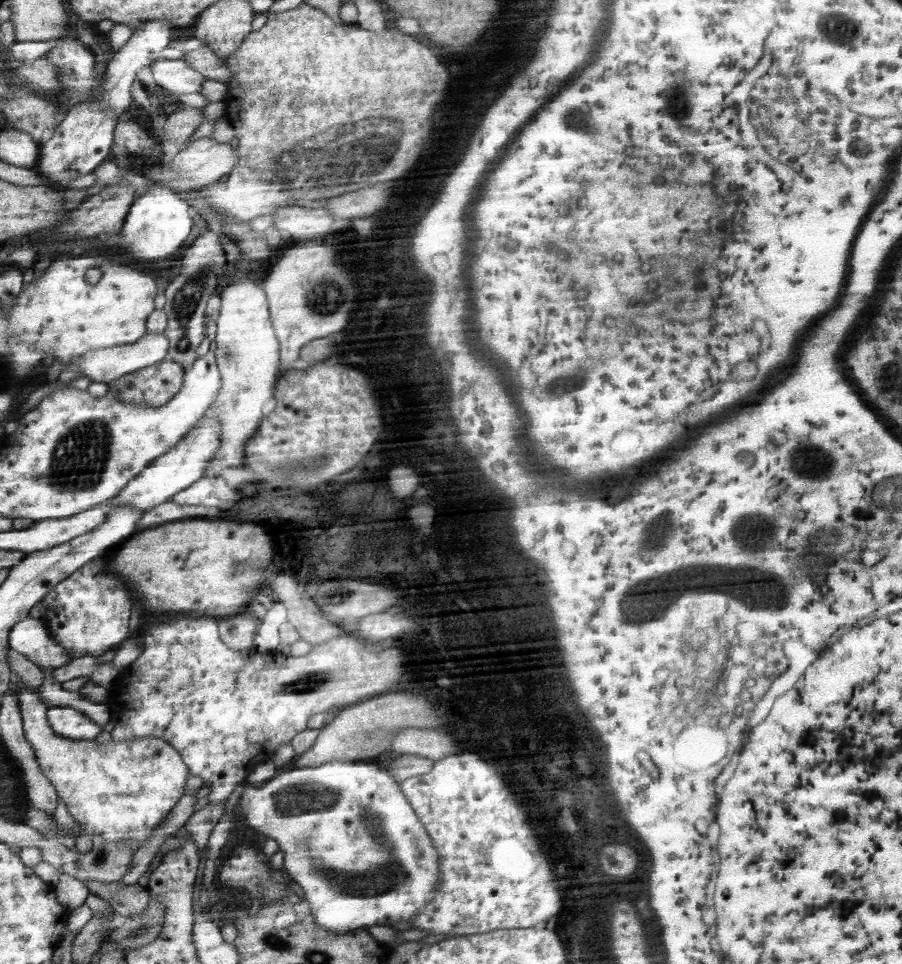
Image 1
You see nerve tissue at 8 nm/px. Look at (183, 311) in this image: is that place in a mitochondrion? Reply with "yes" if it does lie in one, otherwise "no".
yes

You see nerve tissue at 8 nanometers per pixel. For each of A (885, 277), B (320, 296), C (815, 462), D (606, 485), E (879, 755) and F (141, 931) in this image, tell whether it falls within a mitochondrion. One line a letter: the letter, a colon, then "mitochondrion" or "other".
A: other
B: mitochondrion
C: mitochondrion
D: other
E: other
F: mitochondrion

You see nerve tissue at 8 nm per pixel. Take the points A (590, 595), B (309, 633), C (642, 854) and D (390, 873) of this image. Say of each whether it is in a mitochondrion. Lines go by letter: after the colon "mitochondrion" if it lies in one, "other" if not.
A: other
B: other
C: other
D: mitochondrion

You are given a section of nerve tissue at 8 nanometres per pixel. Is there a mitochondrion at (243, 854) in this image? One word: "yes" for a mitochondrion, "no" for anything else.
no

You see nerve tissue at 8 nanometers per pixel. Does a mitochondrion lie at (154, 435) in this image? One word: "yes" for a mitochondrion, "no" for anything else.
no

